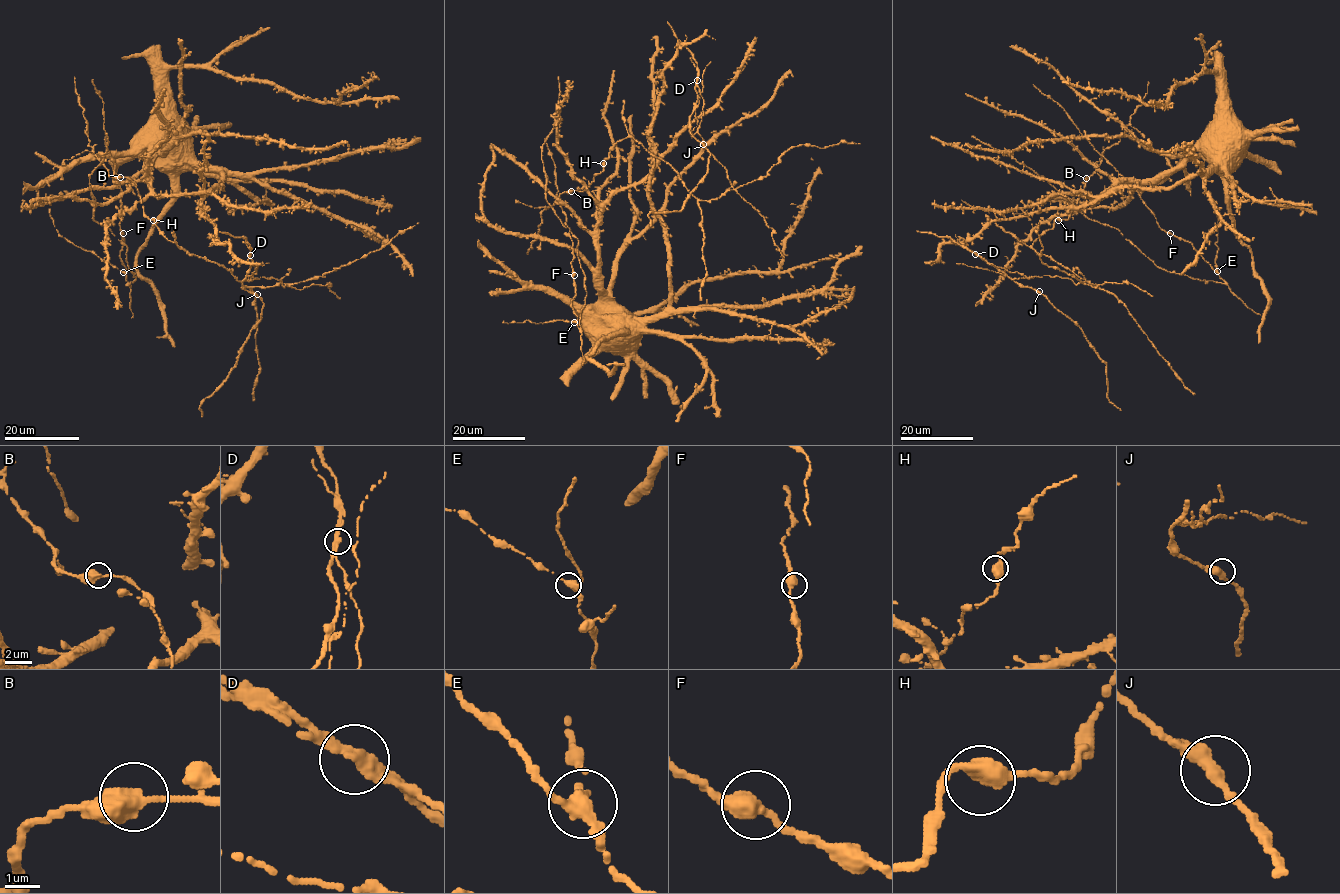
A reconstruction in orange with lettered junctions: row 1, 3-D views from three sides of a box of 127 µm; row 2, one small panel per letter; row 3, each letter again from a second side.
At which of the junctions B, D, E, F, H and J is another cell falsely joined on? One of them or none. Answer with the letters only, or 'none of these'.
D

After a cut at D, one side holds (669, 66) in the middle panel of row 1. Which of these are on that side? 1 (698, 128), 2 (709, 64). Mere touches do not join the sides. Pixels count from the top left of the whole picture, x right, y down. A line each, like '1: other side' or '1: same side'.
1: other side
2: other side

